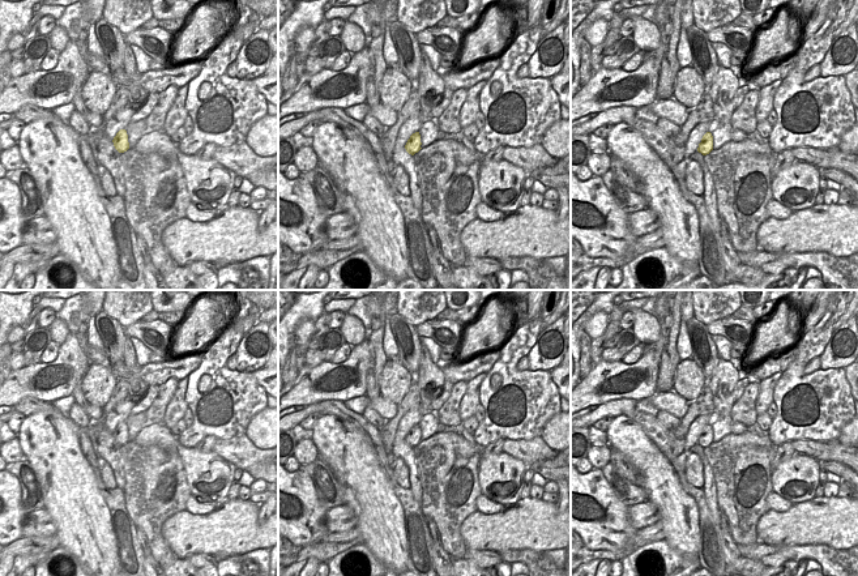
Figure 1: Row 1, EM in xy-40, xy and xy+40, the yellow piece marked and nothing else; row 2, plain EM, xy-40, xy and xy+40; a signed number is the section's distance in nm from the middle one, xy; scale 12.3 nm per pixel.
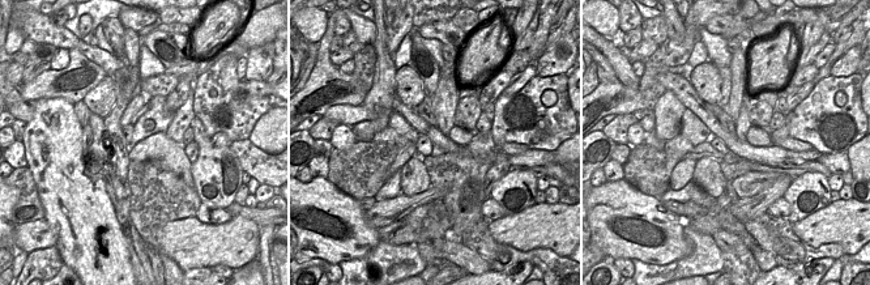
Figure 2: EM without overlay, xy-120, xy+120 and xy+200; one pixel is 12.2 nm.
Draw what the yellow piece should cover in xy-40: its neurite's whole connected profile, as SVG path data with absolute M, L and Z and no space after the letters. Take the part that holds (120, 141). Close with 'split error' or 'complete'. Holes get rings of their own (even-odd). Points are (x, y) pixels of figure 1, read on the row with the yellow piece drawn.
M120 129L112 140L115 149L124 153L129 149L128 135L125 129Z; complete

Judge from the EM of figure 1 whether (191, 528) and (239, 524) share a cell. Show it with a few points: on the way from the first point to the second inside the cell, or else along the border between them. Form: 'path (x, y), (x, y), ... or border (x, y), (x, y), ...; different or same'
path (203, 528), (227, 528); same

